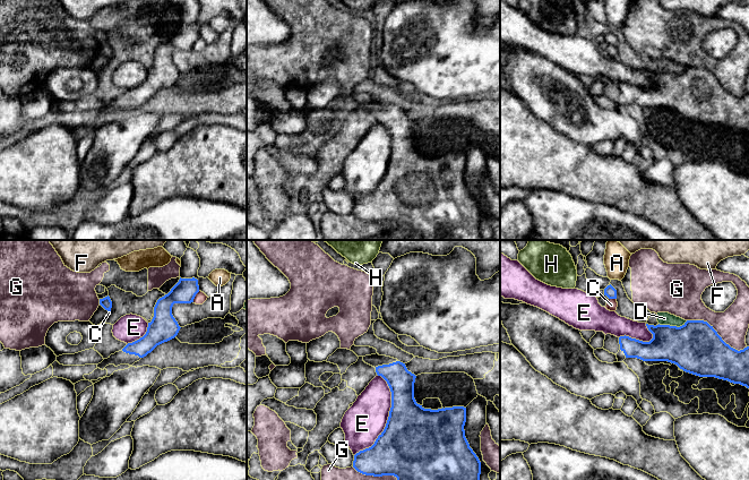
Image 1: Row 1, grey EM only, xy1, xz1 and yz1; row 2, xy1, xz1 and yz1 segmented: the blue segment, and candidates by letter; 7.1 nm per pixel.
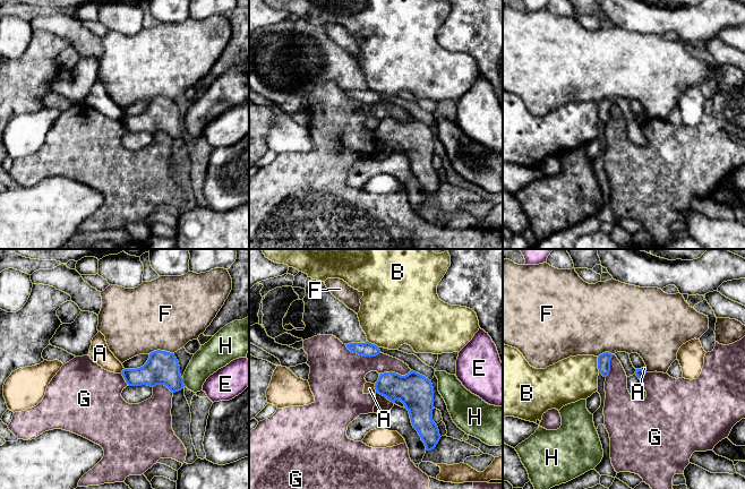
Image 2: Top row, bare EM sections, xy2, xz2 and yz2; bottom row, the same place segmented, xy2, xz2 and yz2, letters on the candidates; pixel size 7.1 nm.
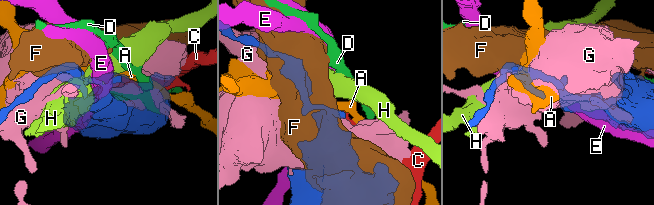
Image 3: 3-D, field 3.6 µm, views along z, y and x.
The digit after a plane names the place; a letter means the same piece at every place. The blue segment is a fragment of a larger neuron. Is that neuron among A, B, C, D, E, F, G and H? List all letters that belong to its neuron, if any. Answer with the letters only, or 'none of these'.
none of these

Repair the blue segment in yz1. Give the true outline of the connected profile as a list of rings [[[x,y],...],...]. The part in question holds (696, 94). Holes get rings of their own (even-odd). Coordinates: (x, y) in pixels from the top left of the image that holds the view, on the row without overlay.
[[[687,67],[682,72],[648,71],[653,80],[649,88],[643,88],[629,83],[620,83],[620,96],[615,101],[618,109],[626,104],[637,104],[643,108],[668,108],[677,111],[686,119],[699,123],[715,123],[749,135],[749,93],[735,96],[726,91],[707,68]]]

